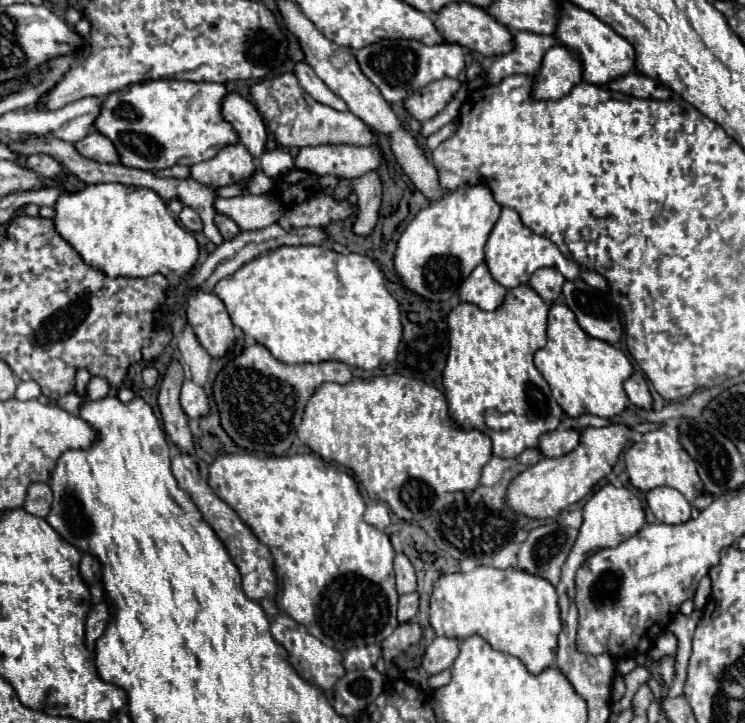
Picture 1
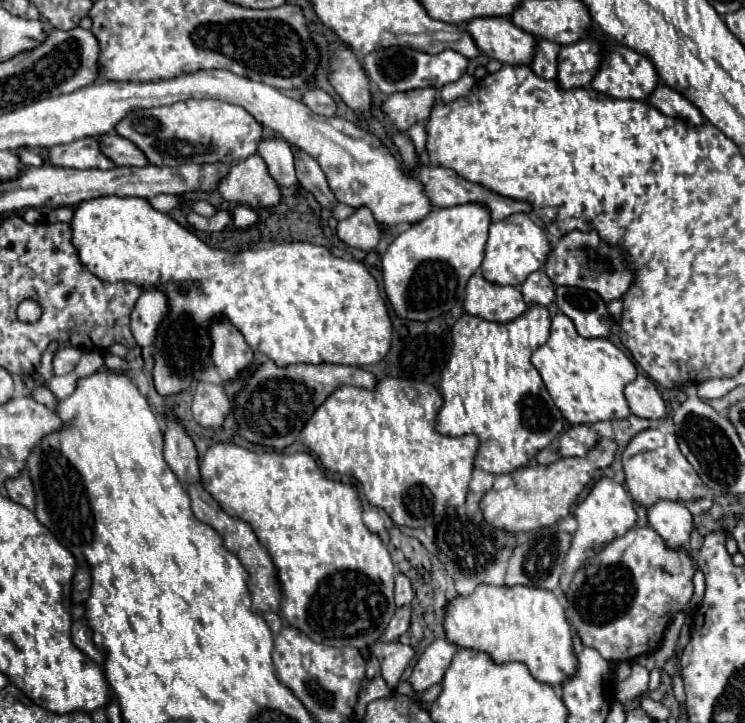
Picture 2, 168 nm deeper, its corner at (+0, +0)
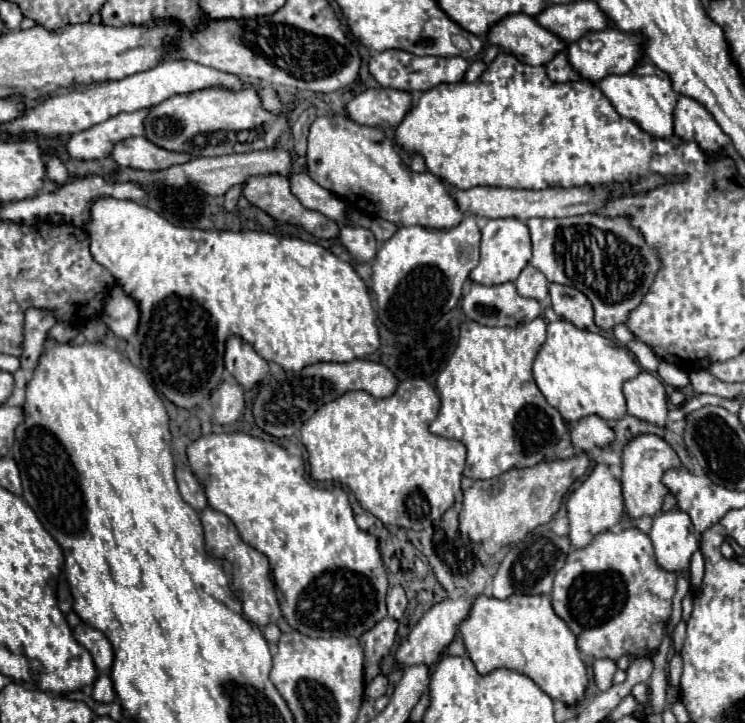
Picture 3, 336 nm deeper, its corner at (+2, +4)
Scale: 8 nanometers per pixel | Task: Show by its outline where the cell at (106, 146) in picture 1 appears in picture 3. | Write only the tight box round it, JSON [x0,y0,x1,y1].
[112,136,192,172]

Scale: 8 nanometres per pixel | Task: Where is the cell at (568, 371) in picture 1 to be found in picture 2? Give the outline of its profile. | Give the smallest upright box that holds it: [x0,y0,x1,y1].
[532,312,636,424]

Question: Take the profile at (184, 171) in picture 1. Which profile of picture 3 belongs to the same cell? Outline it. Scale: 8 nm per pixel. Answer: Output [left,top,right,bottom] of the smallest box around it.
[66,108,150,160]

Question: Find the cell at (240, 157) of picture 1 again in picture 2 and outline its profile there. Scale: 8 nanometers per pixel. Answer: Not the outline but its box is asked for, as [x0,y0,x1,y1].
[218,154,280,208]

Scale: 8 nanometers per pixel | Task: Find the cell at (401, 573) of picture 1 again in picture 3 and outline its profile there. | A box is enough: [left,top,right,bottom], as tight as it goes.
[386,586,406,620]

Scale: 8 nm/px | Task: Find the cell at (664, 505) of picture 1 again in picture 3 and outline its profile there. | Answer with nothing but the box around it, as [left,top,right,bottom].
[650,510,700,572]

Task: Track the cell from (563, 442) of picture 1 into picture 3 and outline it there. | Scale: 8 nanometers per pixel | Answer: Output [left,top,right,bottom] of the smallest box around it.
[572,416,614,452]

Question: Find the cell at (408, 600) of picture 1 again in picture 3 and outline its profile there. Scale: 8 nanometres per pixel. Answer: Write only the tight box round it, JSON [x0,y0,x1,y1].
[360,618,398,682]

